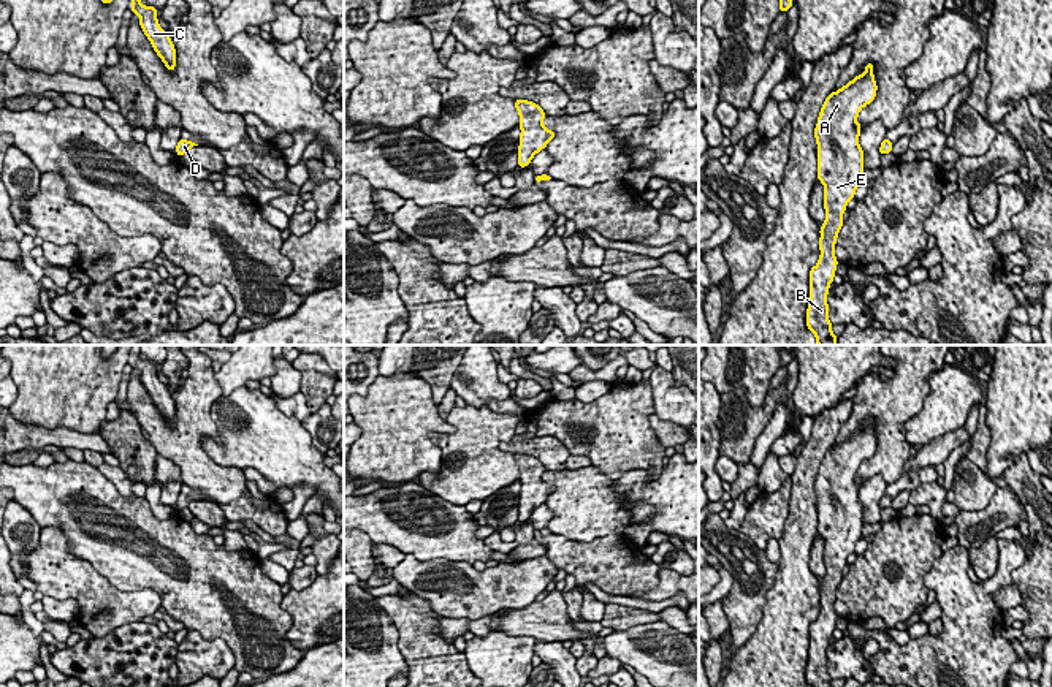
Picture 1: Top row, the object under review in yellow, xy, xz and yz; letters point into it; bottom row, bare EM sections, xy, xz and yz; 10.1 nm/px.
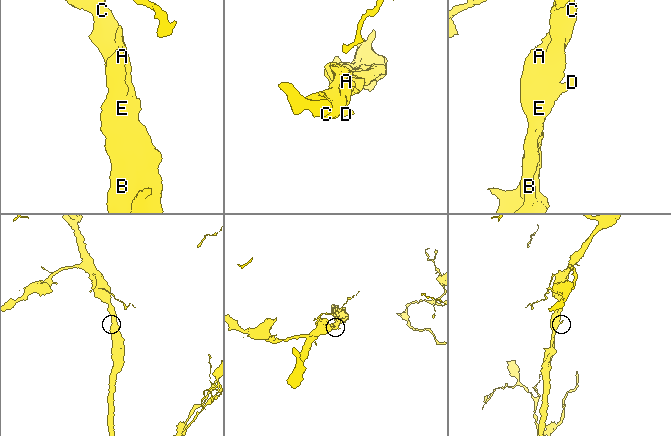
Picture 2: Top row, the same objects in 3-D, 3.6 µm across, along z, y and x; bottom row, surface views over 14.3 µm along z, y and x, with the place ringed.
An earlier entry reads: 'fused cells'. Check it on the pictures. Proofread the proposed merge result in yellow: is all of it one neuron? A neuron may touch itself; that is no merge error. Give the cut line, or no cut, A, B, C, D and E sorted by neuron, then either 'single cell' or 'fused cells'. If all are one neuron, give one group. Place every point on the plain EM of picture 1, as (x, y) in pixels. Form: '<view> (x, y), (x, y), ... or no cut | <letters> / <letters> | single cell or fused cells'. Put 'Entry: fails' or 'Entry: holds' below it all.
no cut | A B C D E | single cell
Entry: fails

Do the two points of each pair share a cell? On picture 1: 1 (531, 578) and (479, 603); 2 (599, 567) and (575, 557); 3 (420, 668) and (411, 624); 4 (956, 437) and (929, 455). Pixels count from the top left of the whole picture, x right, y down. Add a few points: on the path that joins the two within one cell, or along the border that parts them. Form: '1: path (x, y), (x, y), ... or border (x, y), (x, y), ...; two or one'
1: path (518, 584), (501, 586), (491, 591); one
2: path (593, 562), (582, 561); one
3: path (420, 657), (415, 635); one
4: path (949, 442), (935, 453); one

